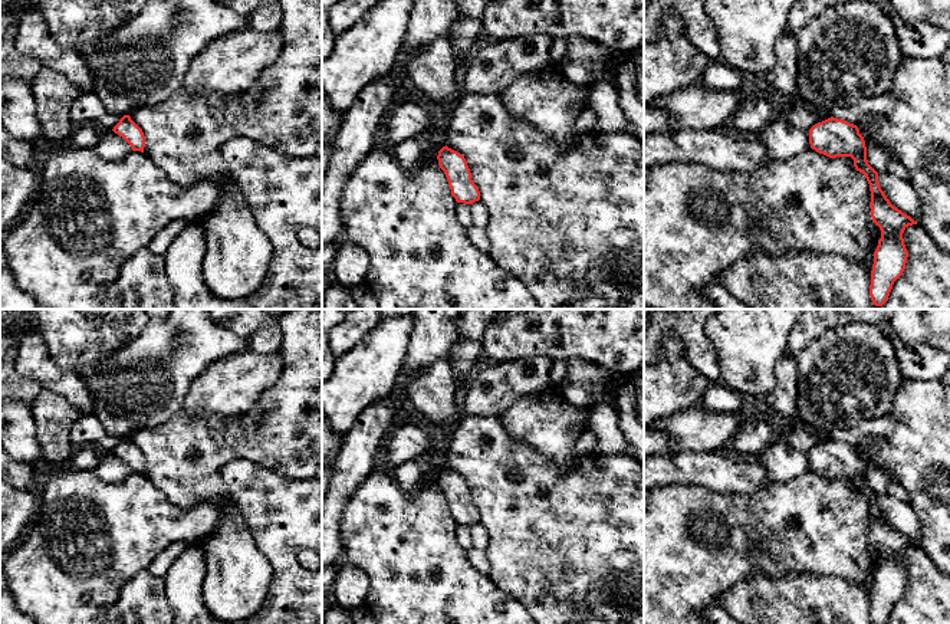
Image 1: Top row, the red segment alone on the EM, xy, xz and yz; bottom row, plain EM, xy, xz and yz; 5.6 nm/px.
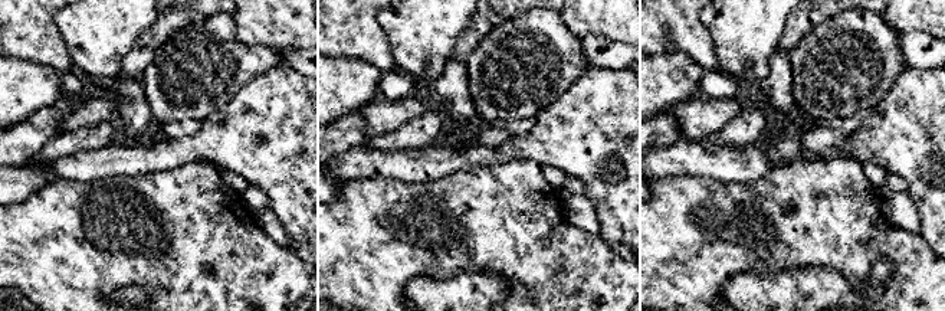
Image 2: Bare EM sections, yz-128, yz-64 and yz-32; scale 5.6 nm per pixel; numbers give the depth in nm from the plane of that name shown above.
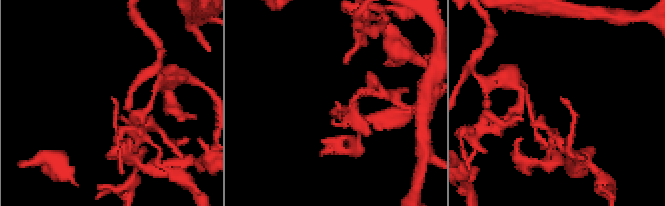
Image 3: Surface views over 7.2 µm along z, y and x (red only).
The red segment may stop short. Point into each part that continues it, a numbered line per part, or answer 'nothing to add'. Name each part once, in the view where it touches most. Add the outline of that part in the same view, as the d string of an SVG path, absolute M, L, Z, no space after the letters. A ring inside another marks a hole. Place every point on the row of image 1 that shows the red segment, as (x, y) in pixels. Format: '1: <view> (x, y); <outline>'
nothing to add

